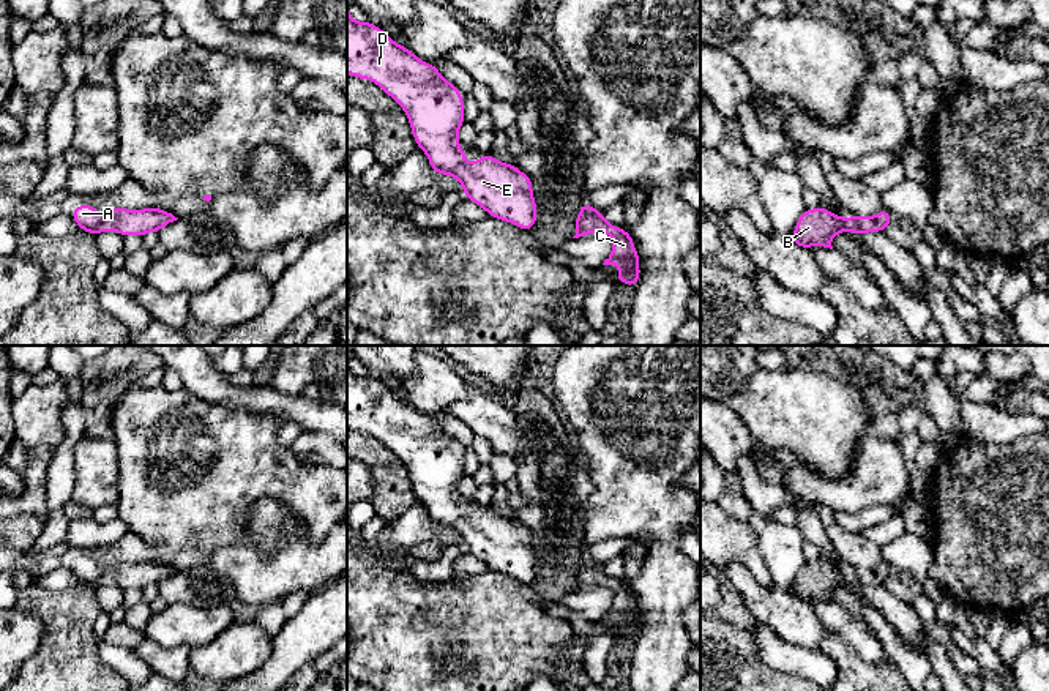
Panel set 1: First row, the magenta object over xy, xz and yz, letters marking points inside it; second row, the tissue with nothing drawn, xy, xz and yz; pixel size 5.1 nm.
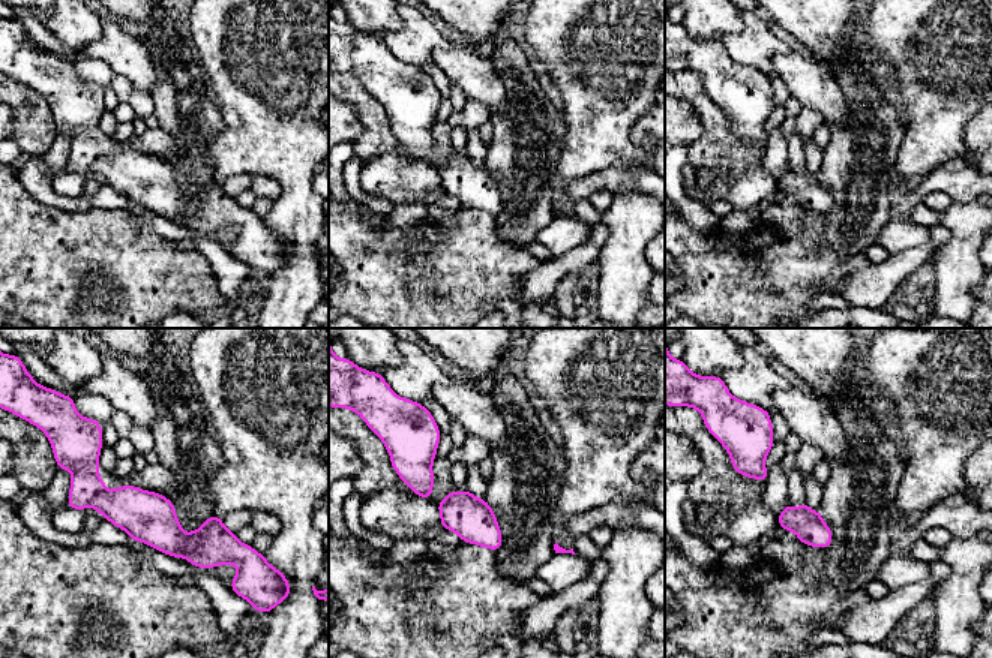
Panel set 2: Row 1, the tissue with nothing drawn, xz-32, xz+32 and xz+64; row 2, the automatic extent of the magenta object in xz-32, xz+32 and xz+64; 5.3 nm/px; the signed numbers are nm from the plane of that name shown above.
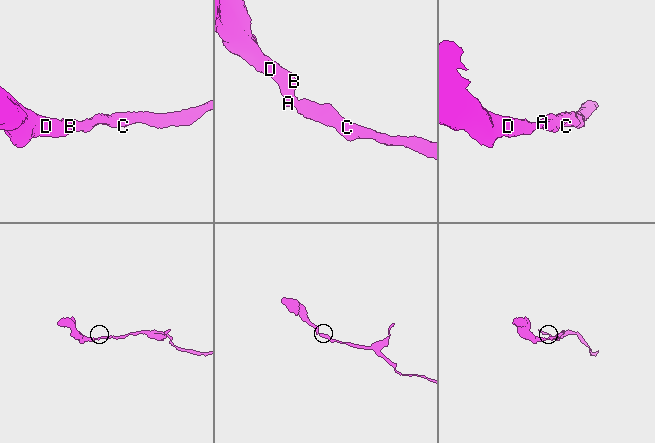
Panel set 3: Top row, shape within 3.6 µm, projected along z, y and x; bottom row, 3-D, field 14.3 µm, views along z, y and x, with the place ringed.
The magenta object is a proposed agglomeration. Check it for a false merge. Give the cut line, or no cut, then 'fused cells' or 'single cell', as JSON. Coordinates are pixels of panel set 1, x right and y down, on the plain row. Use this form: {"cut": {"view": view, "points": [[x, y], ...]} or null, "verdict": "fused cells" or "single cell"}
{"cut": null, "verdict": "single cell"}

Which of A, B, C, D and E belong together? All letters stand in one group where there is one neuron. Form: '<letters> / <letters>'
A B C D E

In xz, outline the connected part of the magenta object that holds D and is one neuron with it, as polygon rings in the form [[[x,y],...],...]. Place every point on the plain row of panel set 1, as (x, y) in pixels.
[[[347,361],[347,428],[368,432],[379,439],[405,465],[416,499],[426,506],[434,525],[451,529],[461,535],[464,549],[497,571],[530,584],[536,577],[536,557],[532,532],[513,516],[500,516],[494,508],[465,517],[467,506],[461,503],[457,486],[464,478],[464,453],[456,439],[443,432],[439,420],[415,410],[412,404],[394,396],[382,382],[357,375]]]

